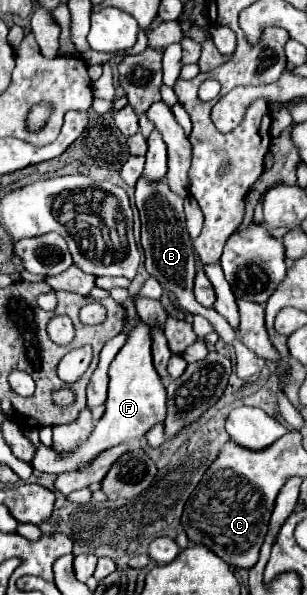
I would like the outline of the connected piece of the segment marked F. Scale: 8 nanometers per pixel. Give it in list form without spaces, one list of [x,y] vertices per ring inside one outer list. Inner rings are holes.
[[[140,323],[128,333],[126,345],[120,349],[120,353],[114,357],[110,363],[110,387],[108,387],[108,401],[106,401],[106,411],[104,415],[96,421],[92,435],[70,455],[62,455],[56,459],[52,455],[52,449],[42,445],[38,441],[38,429],[28,427],[24,429],[26,437],[32,441],[36,447],[32,467],[38,471],[48,471],[48,473],[62,473],[62,471],[74,471],[78,467],[86,467],[100,451],[120,445],[128,439],[142,439],[156,423],[164,421],[166,415],[166,387],[162,383],[162,377],[156,373],[154,363],[152,363],[152,353],[150,353],[150,335],[148,335],[148,325]]]

